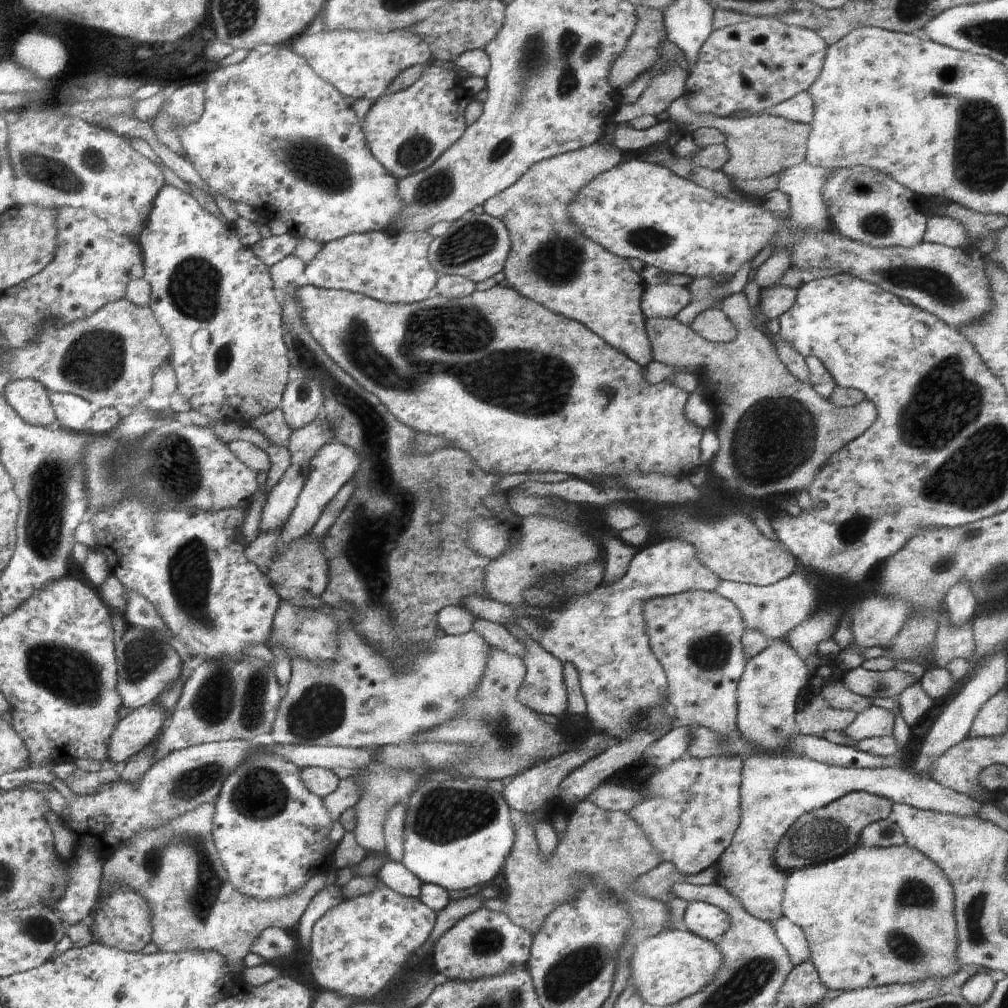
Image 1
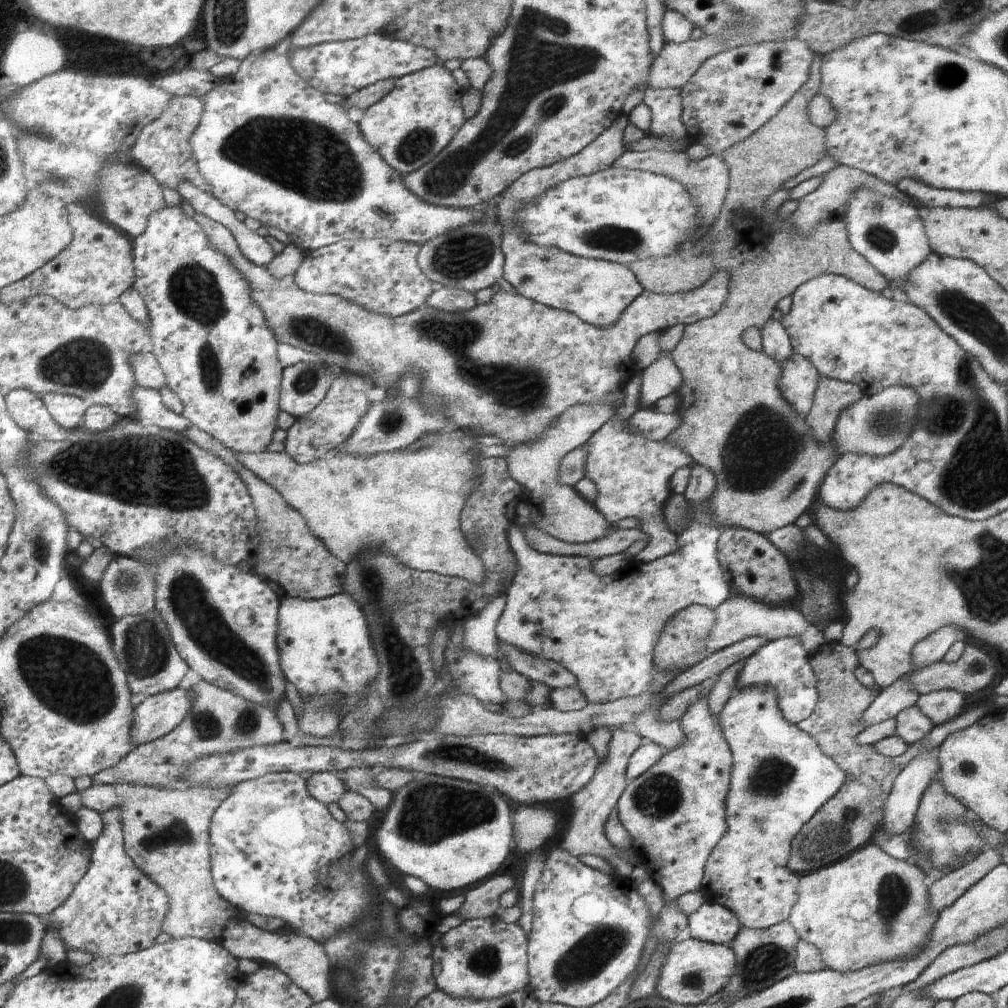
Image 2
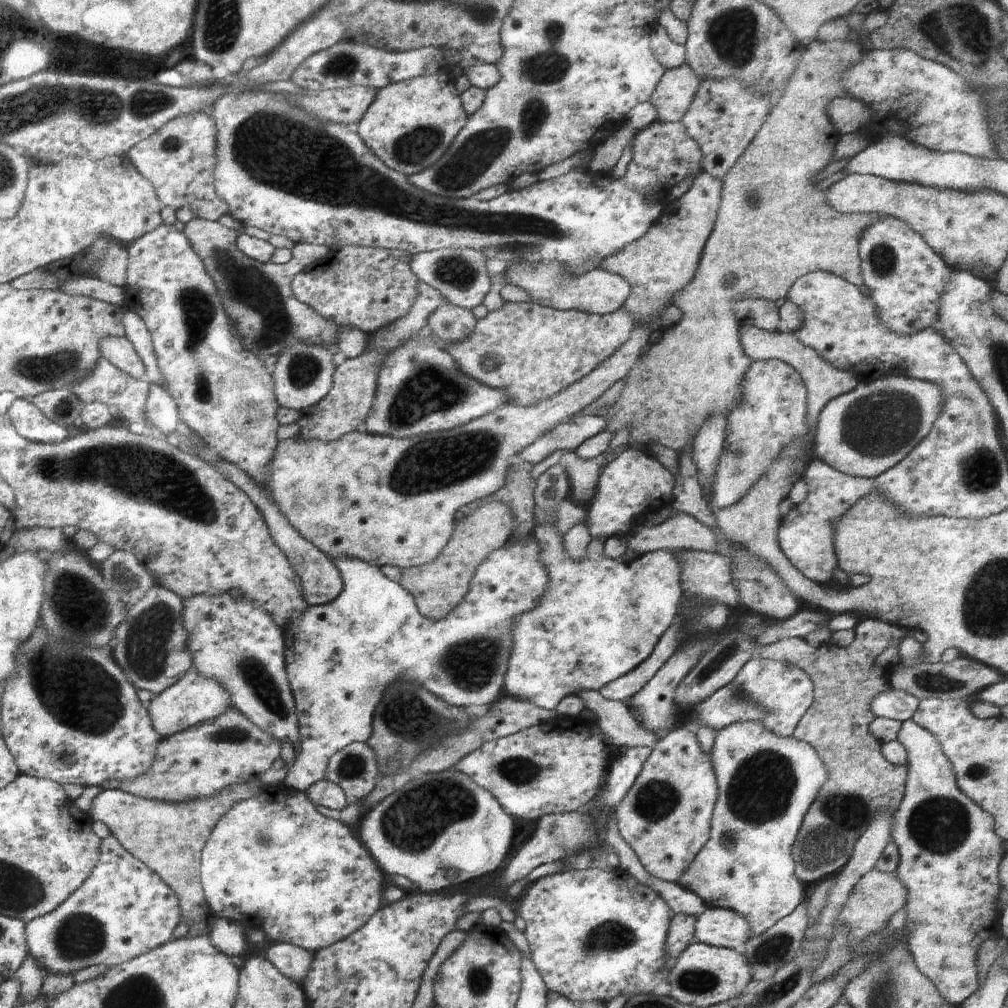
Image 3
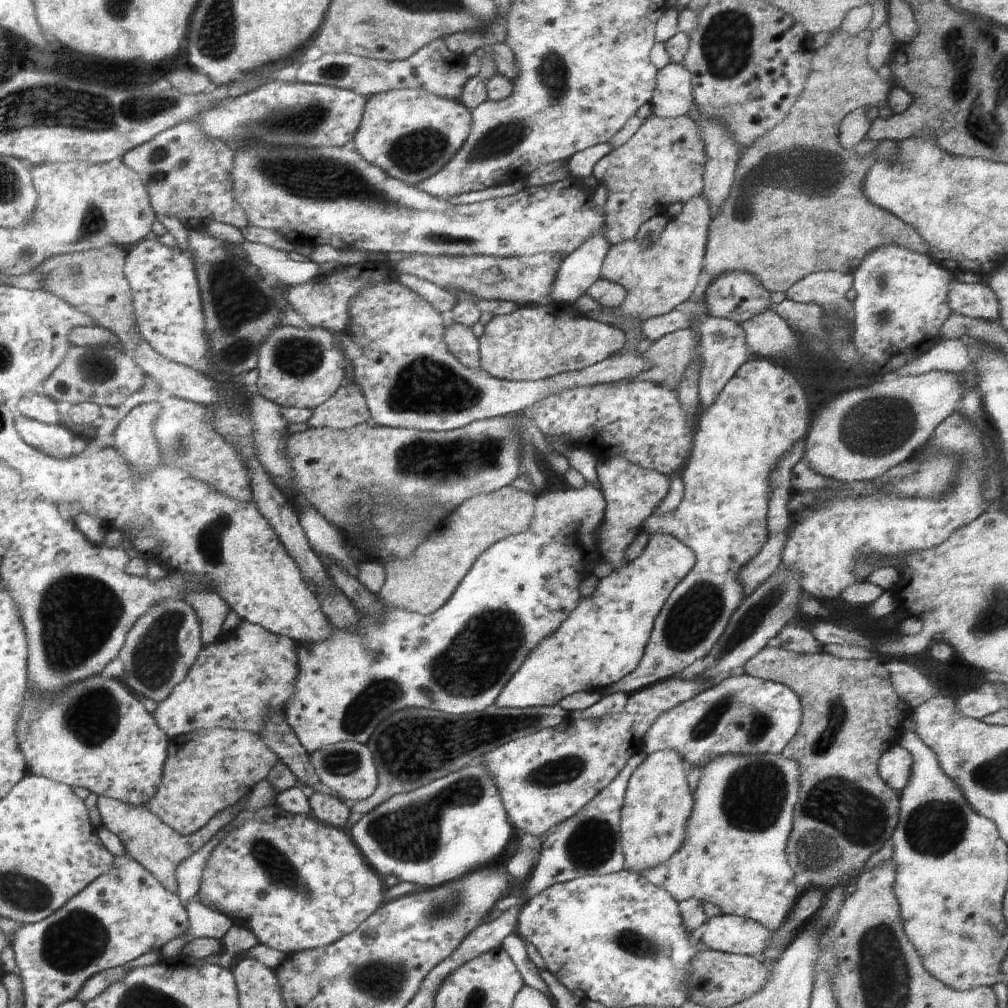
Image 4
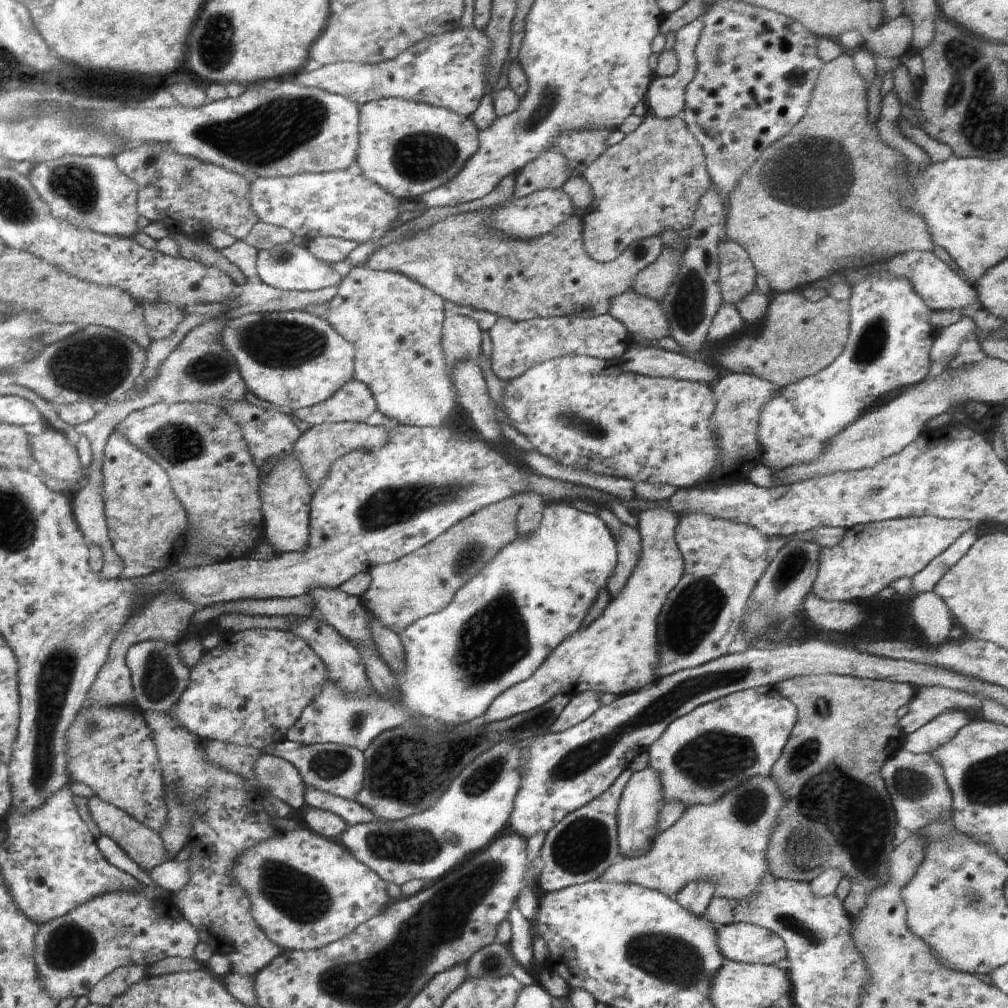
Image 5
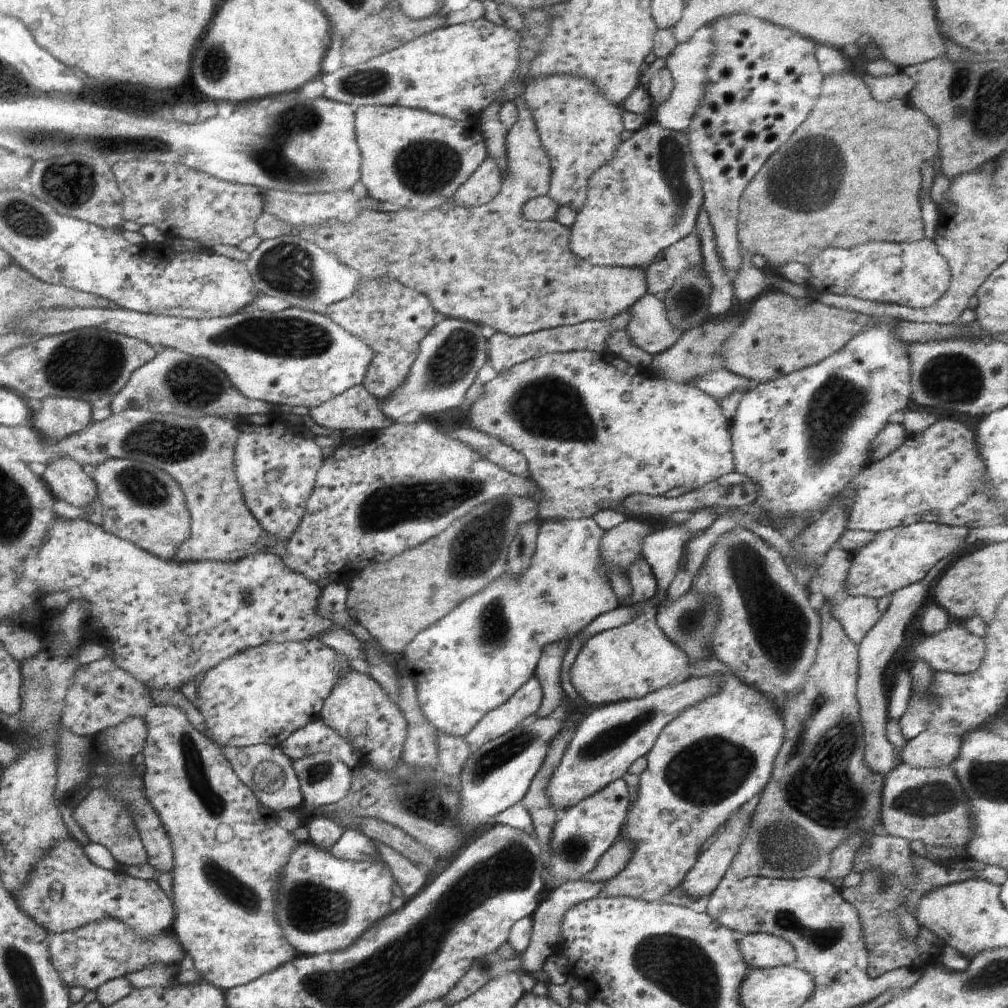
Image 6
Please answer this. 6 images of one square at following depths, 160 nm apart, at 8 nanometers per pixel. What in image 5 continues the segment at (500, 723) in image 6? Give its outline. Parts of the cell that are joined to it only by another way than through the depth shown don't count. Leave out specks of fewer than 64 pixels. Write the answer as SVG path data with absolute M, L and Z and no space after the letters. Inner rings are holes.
M660 506L642 510L637 515L641 535L641 558L638 558L638 565L634 568L633 574L630 574L626 586L611 598L604 612L594 622L590 622L586 628L576 630L572 636L566 638L566 641L562 642L562 645L558 646L545 662L542 662L540 668L530 678L526 678L517 686L512 686L501 697L498 697L485 714L486 722L505 720L516 714L526 713L545 705L550 698L557 697L558 694L572 698L588 690L596 690L596 692L614 694L618 697L648 687L660 678L658 677L660 660L658 660L656 620L666 602L666 596L680 582L684 574L684 558L680 554L676 540L676 529L680 516Z

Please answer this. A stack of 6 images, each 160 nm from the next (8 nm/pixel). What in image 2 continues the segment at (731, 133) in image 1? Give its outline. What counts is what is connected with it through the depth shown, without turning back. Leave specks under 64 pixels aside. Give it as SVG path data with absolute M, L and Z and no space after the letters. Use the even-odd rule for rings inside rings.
M816 53L806 82L777 115L746 141L726 150L724 161L729 167L730 178L728 199L716 223L703 236L701 243L667 257L636 260L629 266L642 287L663 295L699 289L722 272L729 276L729 293L722 308L709 317L685 325L680 342L670 353L682 375L682 382L676 392L679 397L676 412L679 412L681 421L678 428L668 435L667 441L679 447L695 464L703 465L714 473L716 488L712 504L719 530L735 526L769 534L794 523L803 512L808 511L810 502L818 500L818 490L823 478L838 458L831 438L826 443L818 443L811 434L805 417L797 415L781 397L780 364L763 350L755 351L746 346L742 334L750 327L761 330L780 301L784 297L790 297L798 286L816 275L839 274L868 290L881 293L888 288L886 279L852 248L843 220L819 222L813 229L799 233L790 217L780 220L777 214L770 222L764 217L764 204L774 192L780 190L792 177L825 157L824 129L816 126L809 117L809 102L820 95L821 64L824 57Z

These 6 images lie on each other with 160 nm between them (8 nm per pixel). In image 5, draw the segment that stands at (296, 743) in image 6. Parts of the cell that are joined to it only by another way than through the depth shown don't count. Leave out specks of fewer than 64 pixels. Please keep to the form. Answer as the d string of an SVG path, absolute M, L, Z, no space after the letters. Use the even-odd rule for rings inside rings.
M546 502L544 511L542 512L542 518L540 518L540 524L538 528L534 530L532 536L524 538L518 536L513 542L510 542L508 546L504 546L497 554L476 574L463 585L461 589L454 594L453 601L449 606L446 606L444 610L435 614L430 614L425 618L420 618L417 622L407 626L406 630L399 635L402 642L405 653L405 666L402 674L396 675L396 682L398 682L398 694L400 694L400 702L394 704L394 702L388 702L386 698L381 698L380 694L372 694L370 698L348 698L346 692L329 677L326 678L326 685L322 686L320 694L317 698L314 698L313 702L310 702L309 706L306 706L305 710L302 710L301 717L298 718L297 723L286 734L288 741L298 742L298 744L310 745L315 743L337 743L345 746L352 746L358 748L360 752L369 749L372 745L374 738L378 737L378 734L384 732L384 730L392 729L393 727L400 726L400 724L406 724L410 721L410 718L416 714L416 716L424 716L434 718L438 722L446 722L446 724L465 724L471 720L486 714L489 711L489 707L493 705L493 702L501 697L506 690L509 690L512 686L517 686L520 682L530 678L538 668L542 665L542 662L546 661L551 653L558 646L562 645L562 642L566 641L579 630L582 626L582 622L586 616L588 610L594 602L596 597L600 594L601 590L607 586L610 576L614 574L614 568L617 566L617 547L615 544L614 536L612 536L611 530L606 523L597 514L589 514L585 511L577 510L576 507L570 506L568 502Z

